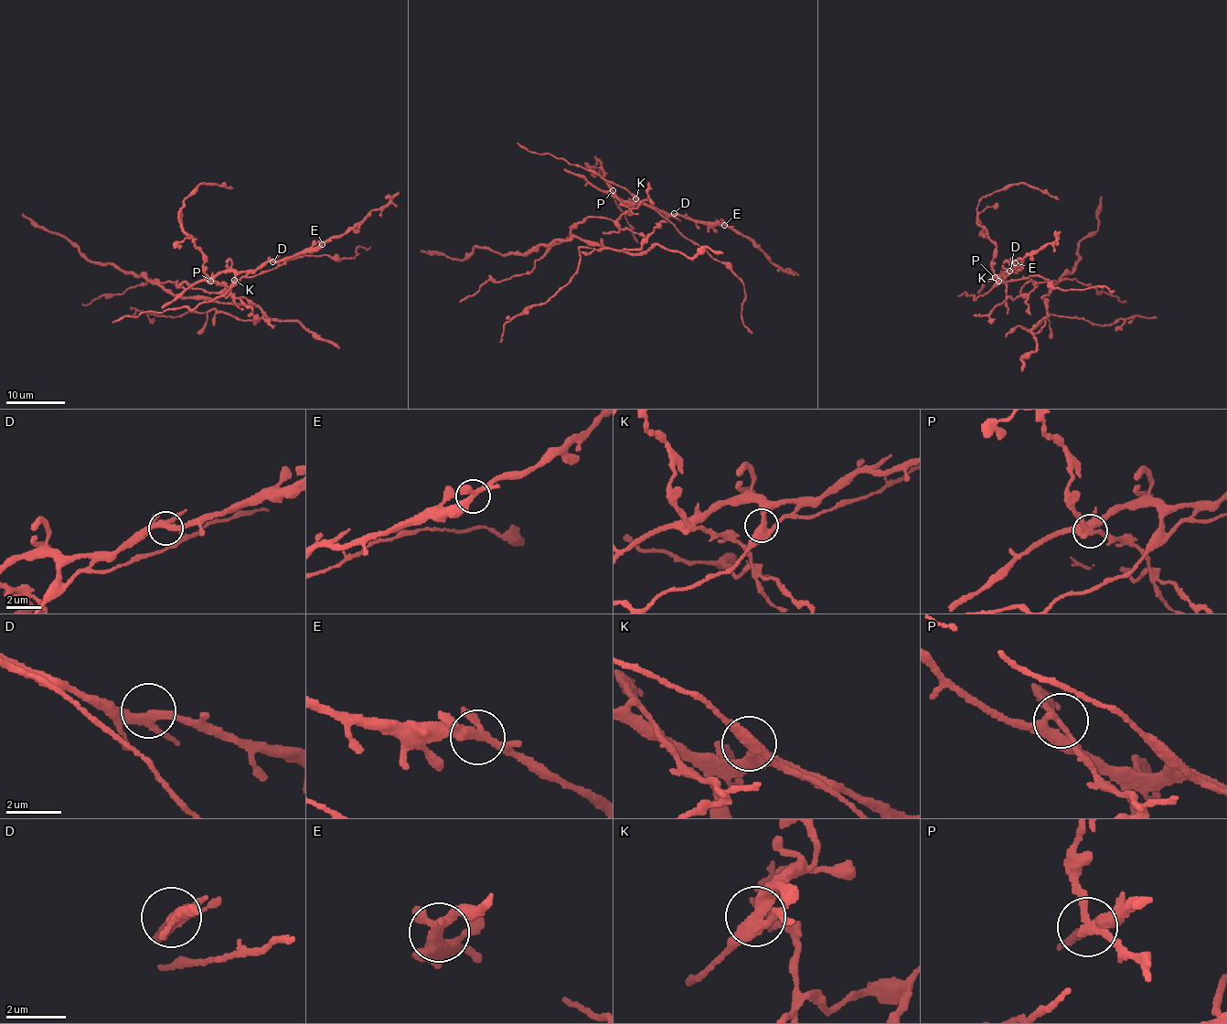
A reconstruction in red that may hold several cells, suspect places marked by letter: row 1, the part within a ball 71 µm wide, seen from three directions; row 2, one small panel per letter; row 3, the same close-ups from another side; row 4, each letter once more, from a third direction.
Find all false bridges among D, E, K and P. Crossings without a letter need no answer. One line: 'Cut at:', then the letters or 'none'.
Cut at: K, P

